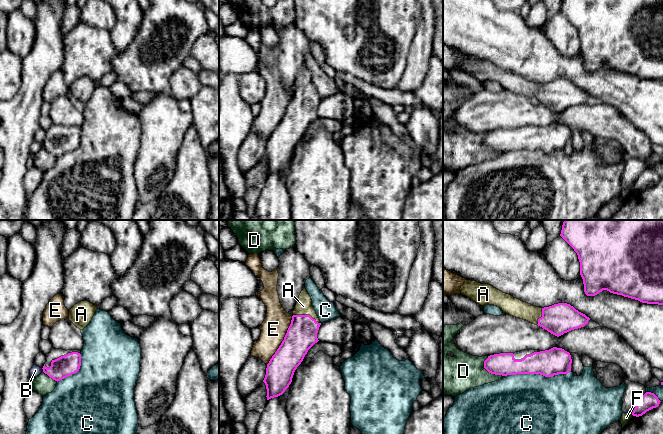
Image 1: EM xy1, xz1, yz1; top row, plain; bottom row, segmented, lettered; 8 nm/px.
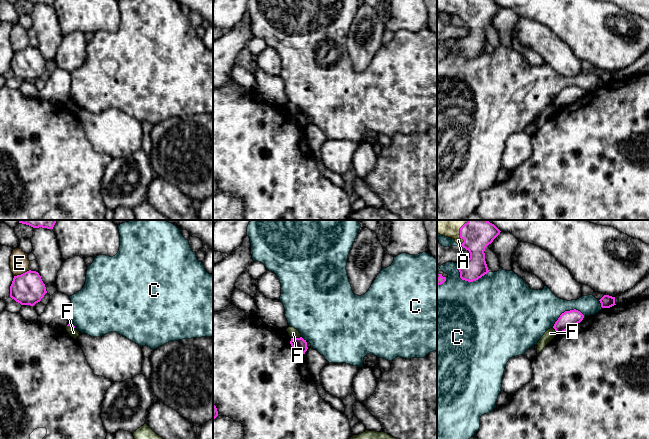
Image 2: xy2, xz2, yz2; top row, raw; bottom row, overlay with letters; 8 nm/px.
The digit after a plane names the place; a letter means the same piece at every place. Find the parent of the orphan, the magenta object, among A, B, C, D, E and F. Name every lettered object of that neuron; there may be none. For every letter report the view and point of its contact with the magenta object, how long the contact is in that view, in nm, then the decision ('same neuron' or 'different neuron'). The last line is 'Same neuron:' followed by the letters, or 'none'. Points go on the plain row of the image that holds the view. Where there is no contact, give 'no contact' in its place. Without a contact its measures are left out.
A: meets magenta in xz1 at (307, 91); contact 240 nm long; same neuron
B: meets magenta in xy1 at (43, 146); contact 40 nm long; different neuron
C: meets magenta in yz1 at (537, 149); contact 550 nm long; different neuron
D: meets magenta in yz1 at (488, 147); contact 220 nm long; different neuron
E: meets magenta in xz1 at (283, 116); contact 440 nm long; different neuron
F: meets magenta in xz2 at (295, 114); contact 80 nm long; different neuron
Same neuron: A

